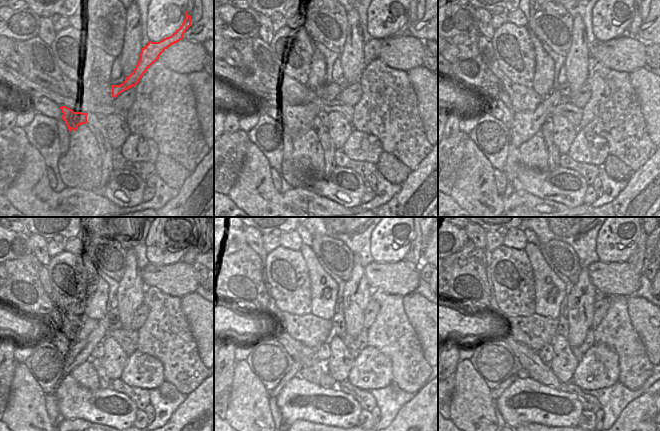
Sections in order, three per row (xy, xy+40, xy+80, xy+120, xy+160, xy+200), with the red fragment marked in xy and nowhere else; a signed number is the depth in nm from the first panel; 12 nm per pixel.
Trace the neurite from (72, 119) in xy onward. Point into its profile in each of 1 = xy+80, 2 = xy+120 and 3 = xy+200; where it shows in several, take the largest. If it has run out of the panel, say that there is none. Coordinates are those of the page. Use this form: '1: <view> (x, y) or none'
1: xy+80 (526, 124)
2: xy+120 (79, 352)
3: xy+200 (496, 393)

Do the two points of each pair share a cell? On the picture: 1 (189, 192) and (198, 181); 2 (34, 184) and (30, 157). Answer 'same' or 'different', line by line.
1: same
2: same

